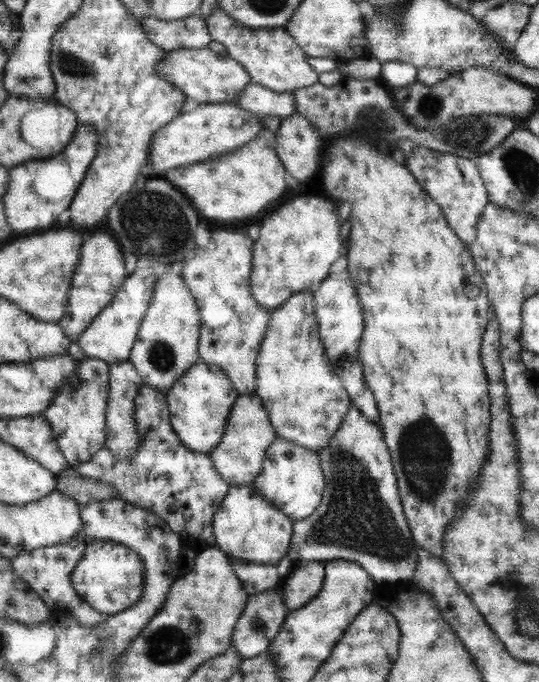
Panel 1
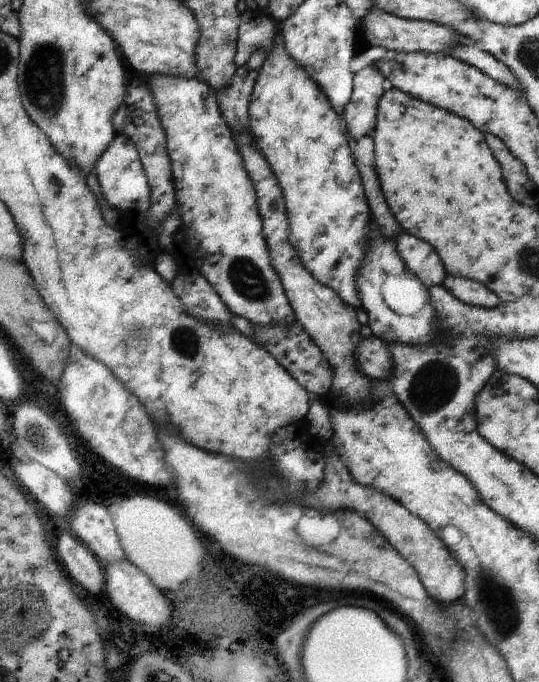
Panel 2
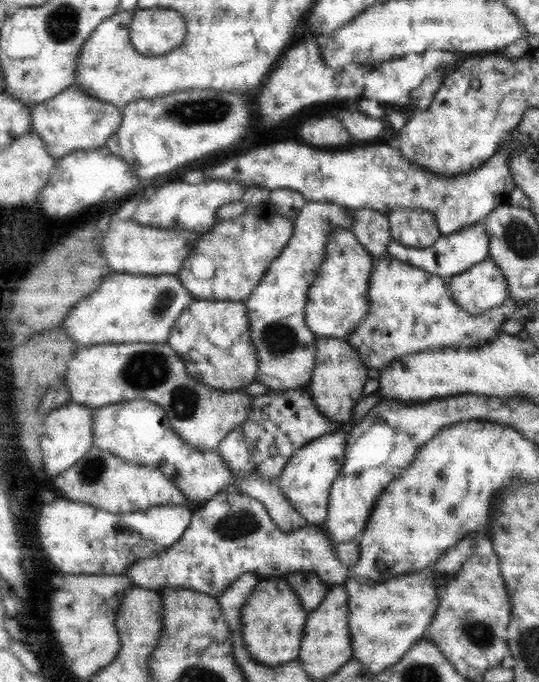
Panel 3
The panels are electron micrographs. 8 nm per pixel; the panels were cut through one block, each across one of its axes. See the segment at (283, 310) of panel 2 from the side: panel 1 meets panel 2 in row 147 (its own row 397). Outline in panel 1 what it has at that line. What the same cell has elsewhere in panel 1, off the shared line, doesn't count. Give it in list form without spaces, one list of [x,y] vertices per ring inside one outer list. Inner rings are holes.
[[[193,364],[168,388],[166,393],[169,424],[183,446],[193,452],[208,453],[221,439],[237,392],[230,380],[212,365]]]

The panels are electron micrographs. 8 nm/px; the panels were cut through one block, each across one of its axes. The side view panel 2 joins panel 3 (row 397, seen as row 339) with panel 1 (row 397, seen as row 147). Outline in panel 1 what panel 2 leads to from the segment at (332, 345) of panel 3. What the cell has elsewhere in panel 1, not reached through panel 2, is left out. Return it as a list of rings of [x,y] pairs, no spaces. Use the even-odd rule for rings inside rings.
[[[254,393],[241,394],[235,397],[231,405],[227,424],[219,443],[207,454],[215,472],[229,485],[250,486],[255,476],[259,474],[267,447],[275,437],[267,412],[259,398]]]

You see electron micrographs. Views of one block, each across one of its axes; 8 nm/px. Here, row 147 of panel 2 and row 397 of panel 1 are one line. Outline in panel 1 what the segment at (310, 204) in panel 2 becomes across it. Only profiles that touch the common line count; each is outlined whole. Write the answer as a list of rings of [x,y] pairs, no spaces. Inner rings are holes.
[[[301,291],[292,294],[283,304],[269,312],[267,330],[255,355],[256,381],[253,393],[267,412],[277,438],[316,452],[317,449],[327,446],[327,441],[347,414],[350,399],[339,377],[335,376],[334,370],[331,372],[319,340],[313,309],[312,294],[309,291]]]

